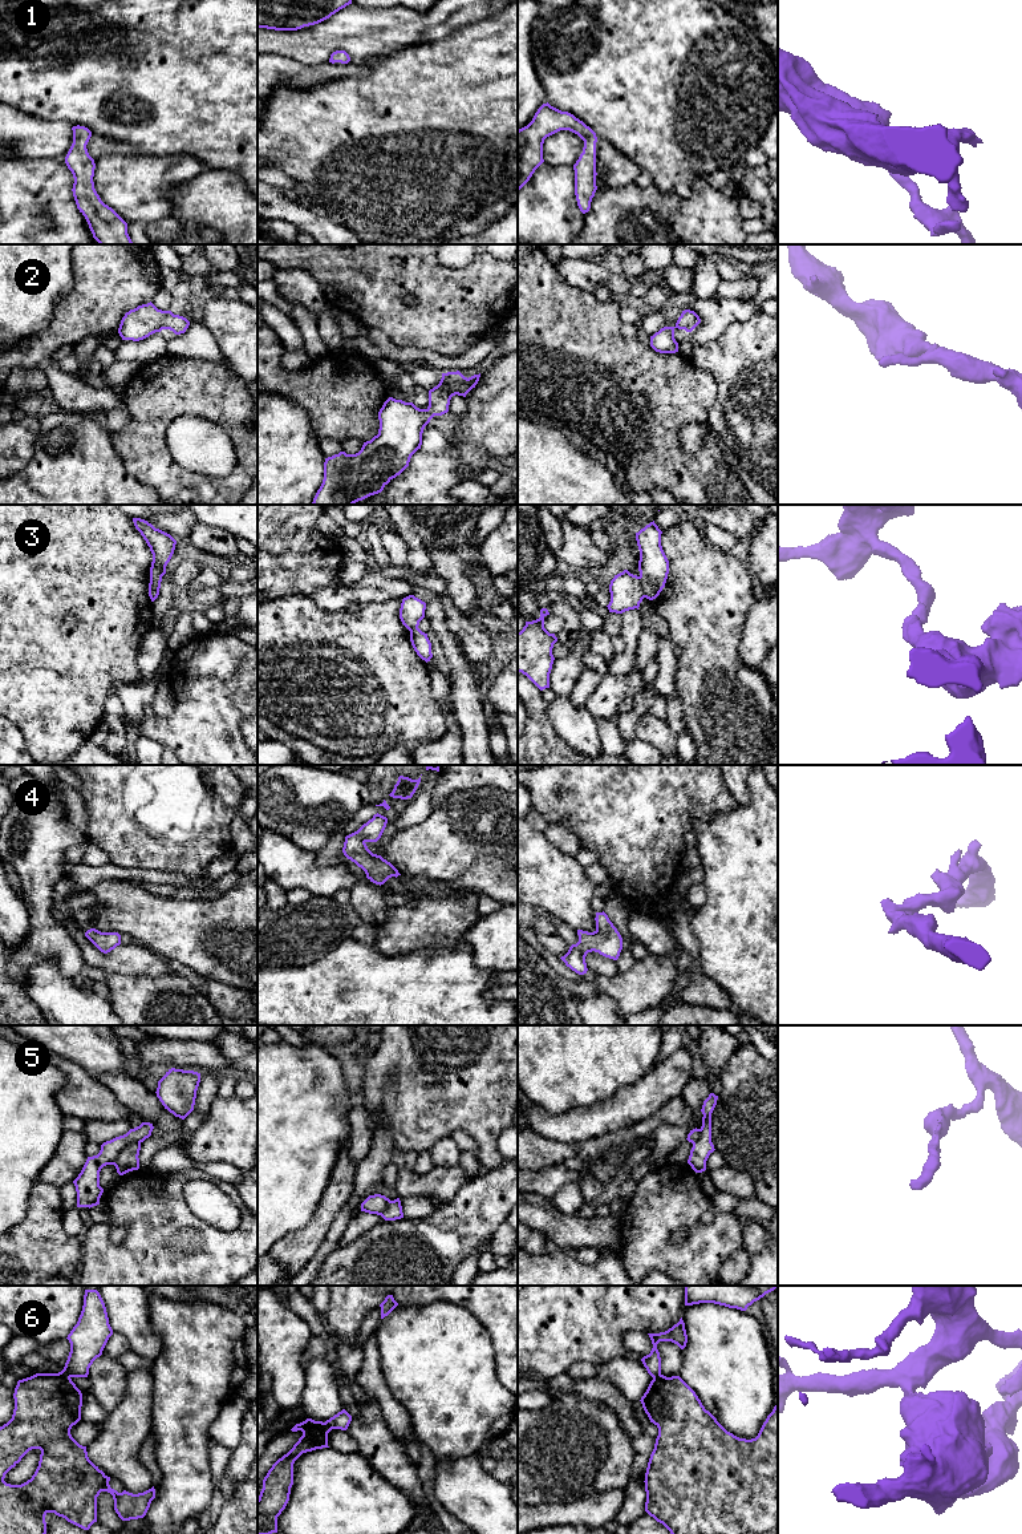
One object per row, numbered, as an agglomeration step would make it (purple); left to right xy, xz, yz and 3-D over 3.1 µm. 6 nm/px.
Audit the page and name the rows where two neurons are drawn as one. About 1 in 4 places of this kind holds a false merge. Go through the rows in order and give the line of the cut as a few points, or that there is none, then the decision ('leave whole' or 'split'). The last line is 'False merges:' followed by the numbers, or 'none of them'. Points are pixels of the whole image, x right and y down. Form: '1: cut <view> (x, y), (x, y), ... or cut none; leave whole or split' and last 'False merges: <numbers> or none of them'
1: cut none; leave whole
2: cut none; leave whole
3: cut yz (639, 577), (645, 596); split
4: cut none; leave whole
5: cut xy (140, 1142), (130, 1142), (113, 1164); split
6: cut xy (61, 1371), (72, 1376); split
False merges: 3, 5, 6

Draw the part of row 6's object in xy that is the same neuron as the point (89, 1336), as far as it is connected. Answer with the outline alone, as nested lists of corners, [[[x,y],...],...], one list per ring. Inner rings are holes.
[[[85,1290],[84,1306],[77,1324],[68,1335],[70,1352],[64,1373],[72,1377],[88,1377],[93,1361],[113,1335],[105,1303],[97,1290]]]

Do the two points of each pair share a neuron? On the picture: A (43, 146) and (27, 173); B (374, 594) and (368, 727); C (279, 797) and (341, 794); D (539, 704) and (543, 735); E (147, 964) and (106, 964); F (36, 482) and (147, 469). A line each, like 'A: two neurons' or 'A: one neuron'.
A: two neurons
B: two neurons
C: one neuron
D: one neuron
E: one neuron
F: two neurons

